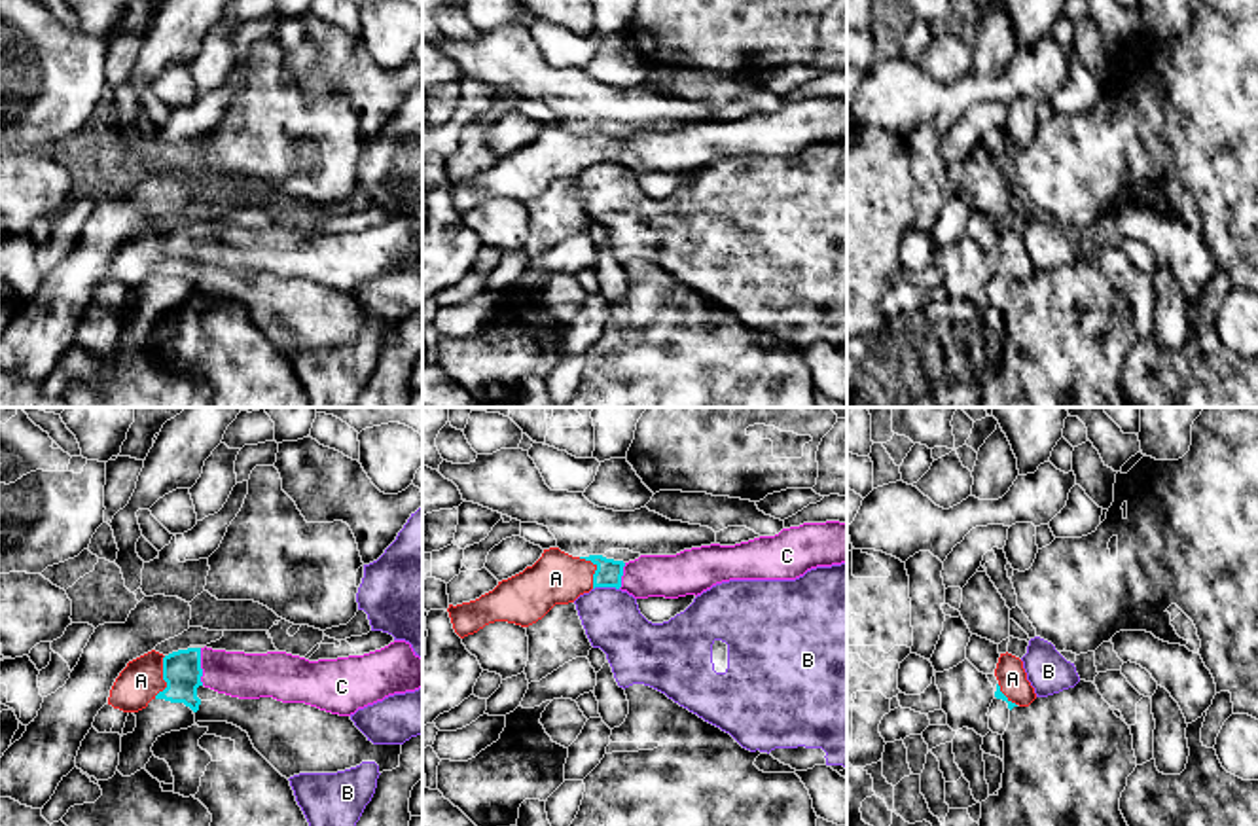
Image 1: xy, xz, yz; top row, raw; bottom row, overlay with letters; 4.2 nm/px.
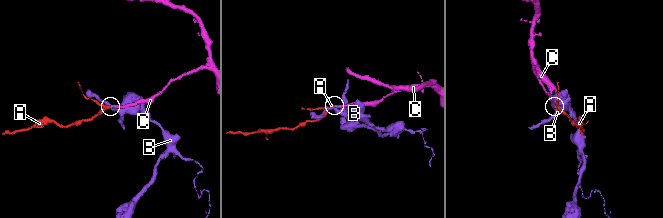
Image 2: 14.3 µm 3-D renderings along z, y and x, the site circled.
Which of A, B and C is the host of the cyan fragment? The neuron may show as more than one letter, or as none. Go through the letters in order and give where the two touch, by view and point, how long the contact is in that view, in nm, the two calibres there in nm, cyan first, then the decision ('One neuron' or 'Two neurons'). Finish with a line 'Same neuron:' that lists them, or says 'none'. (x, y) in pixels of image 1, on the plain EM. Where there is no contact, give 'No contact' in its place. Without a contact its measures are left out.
A: Touches cyan at xy (163, 252). Shared border 190 nm. Thickness 160 nm (cyan) against 180 nm. One neuron
B: Touches cyan at xz (605, 161). Shared border 110 nm. Thickness 120 nm (cyan) against 240 nm. Two neurons
C: Touches cyan at xy (199, 243). Shared border 160 nm. Thickness 160 nm (cyan) against 190 nm. One neuron
Same neuron: A, C

